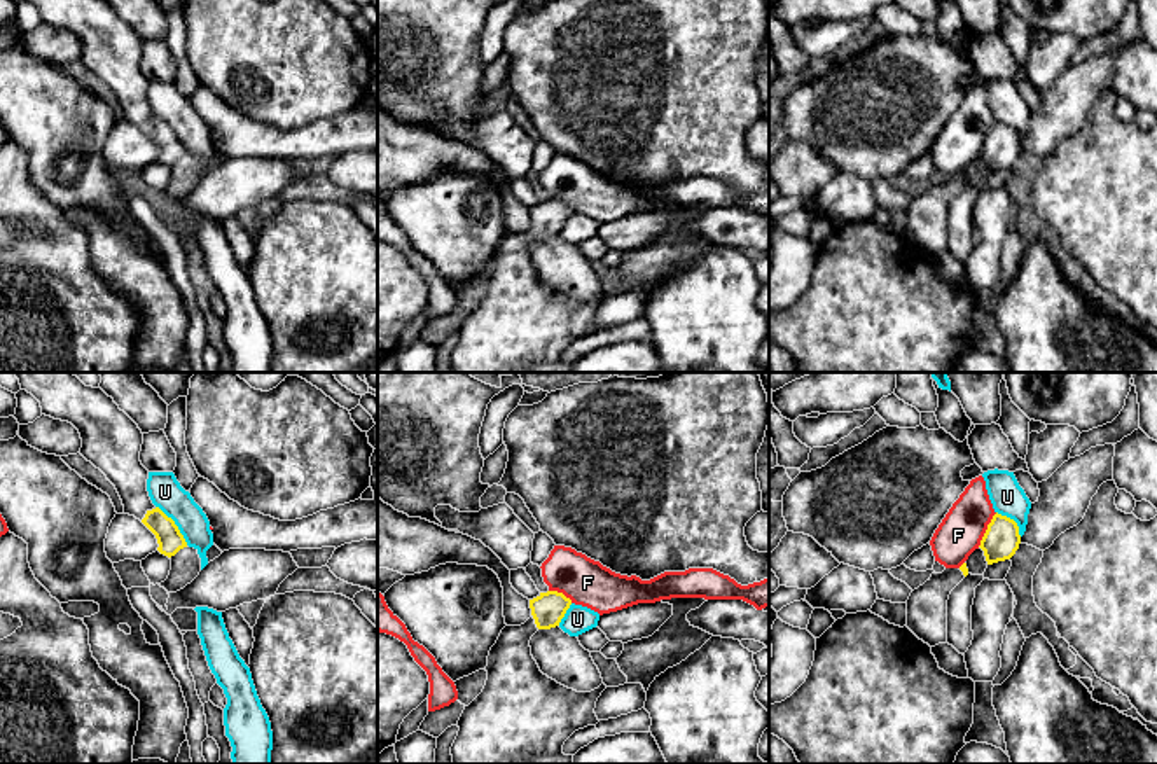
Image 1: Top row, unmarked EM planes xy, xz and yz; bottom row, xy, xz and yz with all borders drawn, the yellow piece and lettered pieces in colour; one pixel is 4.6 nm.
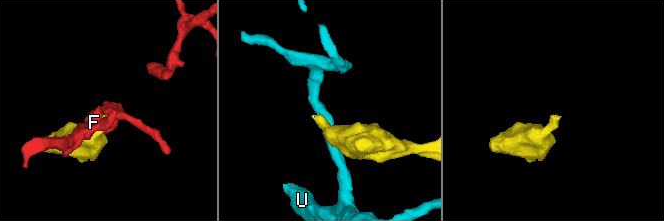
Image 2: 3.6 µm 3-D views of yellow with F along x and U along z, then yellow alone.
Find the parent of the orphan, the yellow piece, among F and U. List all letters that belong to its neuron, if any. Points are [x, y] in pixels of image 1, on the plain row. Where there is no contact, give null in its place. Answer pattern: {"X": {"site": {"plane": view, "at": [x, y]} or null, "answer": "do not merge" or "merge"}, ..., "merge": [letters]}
{"F": {"site": {"plane": "yz", "at": [986, 138]}, "answer": "do not merge"}, "U": {"site": {"plane": "xy", "at": [175, 133]}, "answer": "do not merge"}, "merge": []}

